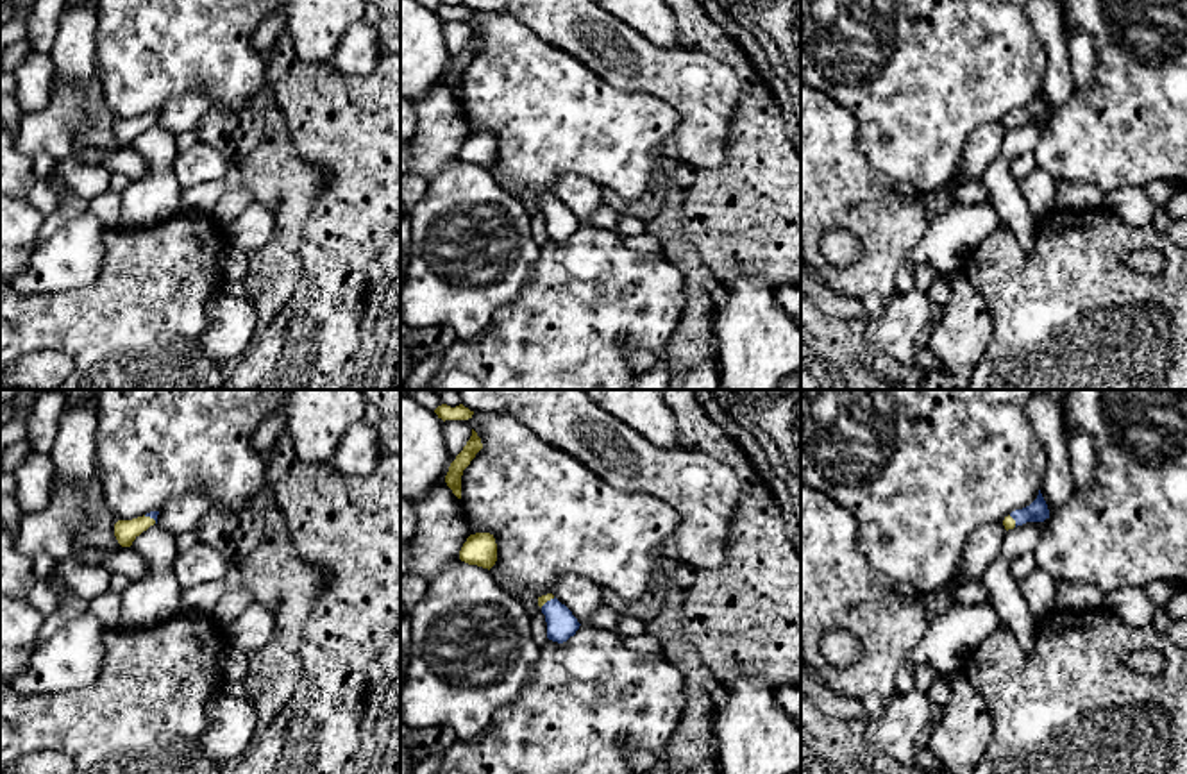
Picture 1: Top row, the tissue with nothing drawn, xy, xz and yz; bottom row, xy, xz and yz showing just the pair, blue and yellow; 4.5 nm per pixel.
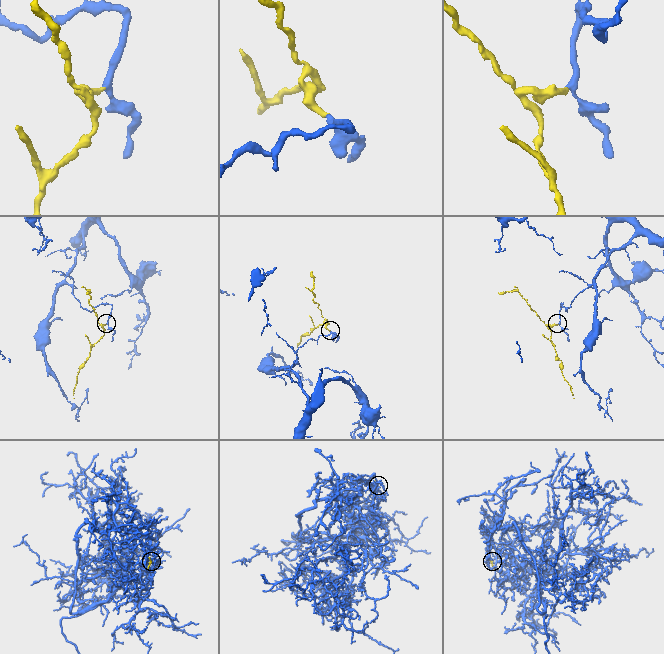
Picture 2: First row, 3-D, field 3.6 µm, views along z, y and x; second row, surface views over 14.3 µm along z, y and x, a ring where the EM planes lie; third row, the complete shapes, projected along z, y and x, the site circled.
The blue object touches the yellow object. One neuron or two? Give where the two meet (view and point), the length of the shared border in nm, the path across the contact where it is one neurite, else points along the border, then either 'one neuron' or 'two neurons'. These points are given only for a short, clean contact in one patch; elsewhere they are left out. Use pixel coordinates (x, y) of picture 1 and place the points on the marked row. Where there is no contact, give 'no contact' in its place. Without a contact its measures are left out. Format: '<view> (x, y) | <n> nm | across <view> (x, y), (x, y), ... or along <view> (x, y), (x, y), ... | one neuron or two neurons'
xy (151, 517) | 70 nm | across xy (152, 513), (151, 517), (126, 531) | one neuron

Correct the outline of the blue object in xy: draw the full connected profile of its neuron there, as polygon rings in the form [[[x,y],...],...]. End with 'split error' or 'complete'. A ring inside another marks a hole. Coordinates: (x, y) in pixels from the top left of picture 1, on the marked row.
[[[150,511],[143,517],[132,520],[118,520],[114,524],[114,536],[122,547],[130,547],[132,542],[147,531],[150,526],[157,524],[159,511]]]; split error

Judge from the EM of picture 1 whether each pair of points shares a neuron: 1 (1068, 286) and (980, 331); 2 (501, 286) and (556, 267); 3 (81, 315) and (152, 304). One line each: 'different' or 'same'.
1: different
2: different
3: same

